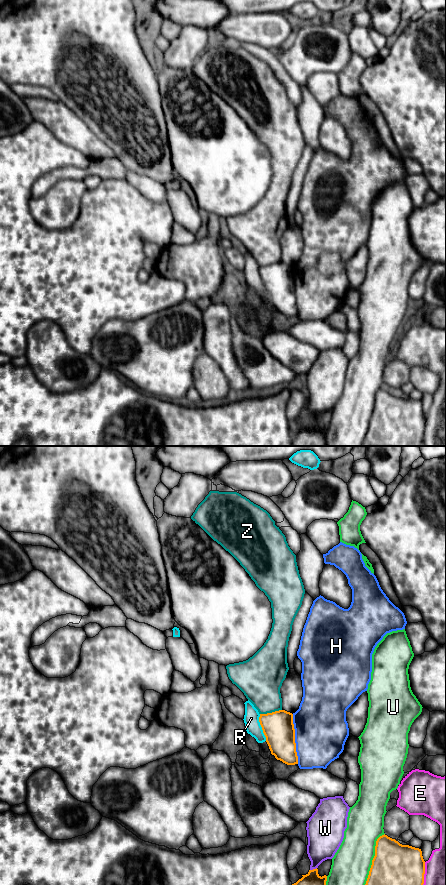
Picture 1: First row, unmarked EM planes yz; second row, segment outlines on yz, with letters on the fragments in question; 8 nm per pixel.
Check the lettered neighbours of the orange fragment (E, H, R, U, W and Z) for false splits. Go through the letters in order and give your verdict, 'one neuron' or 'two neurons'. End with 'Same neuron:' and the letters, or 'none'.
E: two neurons
H: two neurons
R: two neurons
U: two neurons
W: two neurons
Z: two neurons
Same neuron: none

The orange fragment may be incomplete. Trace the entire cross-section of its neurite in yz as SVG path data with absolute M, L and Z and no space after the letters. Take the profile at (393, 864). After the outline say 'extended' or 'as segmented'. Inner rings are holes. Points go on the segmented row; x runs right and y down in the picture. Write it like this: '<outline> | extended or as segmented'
M387 835L376 841L375 856L365 885L423 885L425 861L422 851L409 845L402 845Z | as segmented

